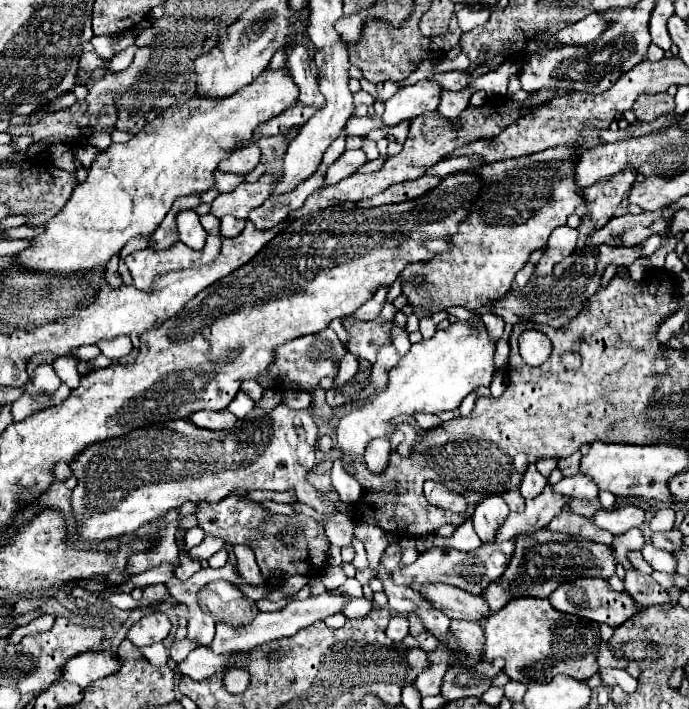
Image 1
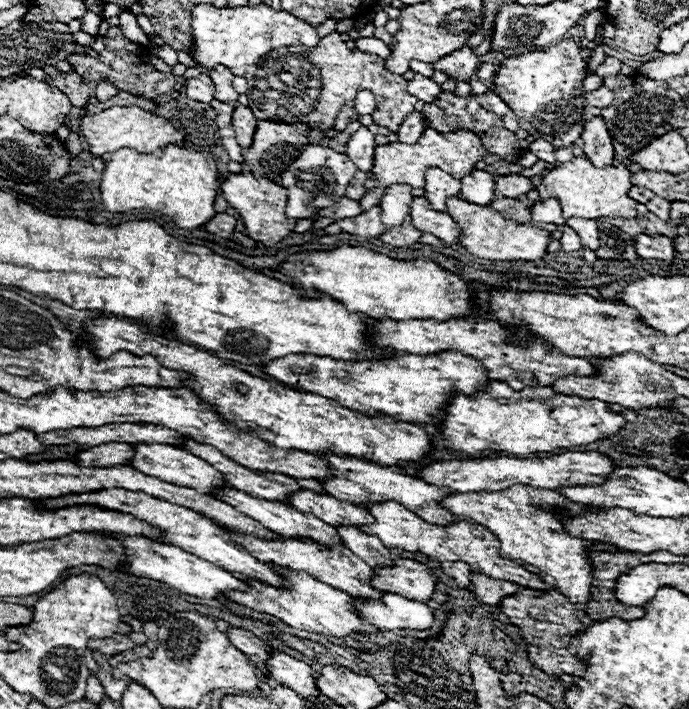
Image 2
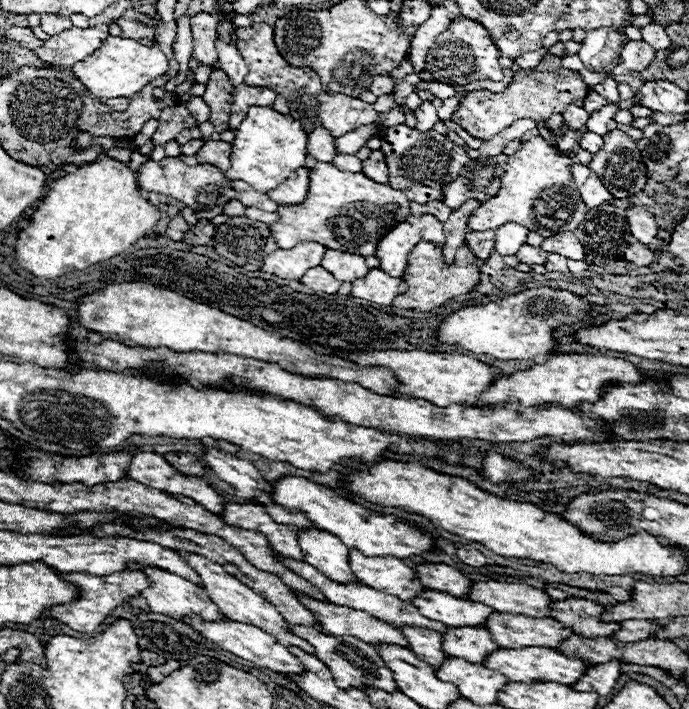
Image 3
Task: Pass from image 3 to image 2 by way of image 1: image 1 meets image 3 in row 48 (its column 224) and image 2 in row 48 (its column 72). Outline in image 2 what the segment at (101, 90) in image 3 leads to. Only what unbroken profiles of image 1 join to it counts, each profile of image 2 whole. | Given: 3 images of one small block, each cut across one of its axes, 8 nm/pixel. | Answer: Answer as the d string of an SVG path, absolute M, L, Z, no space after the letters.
M198 4L192 10L192 40L194 40L194 48L190 50L192 60L198 64L198 68L202 68L202 72L212 70L214 66L222 64L226 68L230 68L236 76L244 76L246 68L256 64L260 56L264 56L270 50L276 50L280 46L308 46L314 48L318 46L318 36L316 36L316 28L302 22L300 18L294 18L290 12L284 10L274 10L266 4L260 6L240 6L240 8L214 8L210 4Z

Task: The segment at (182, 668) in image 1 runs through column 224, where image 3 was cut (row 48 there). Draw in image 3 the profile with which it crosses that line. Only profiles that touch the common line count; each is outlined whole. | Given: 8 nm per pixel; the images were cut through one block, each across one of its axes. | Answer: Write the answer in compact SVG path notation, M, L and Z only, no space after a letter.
M654 22L646 24L640 28L640 32L642 32L642 40L654 46L654 50L668 50L672 46L666 30L660 24L654 24Z

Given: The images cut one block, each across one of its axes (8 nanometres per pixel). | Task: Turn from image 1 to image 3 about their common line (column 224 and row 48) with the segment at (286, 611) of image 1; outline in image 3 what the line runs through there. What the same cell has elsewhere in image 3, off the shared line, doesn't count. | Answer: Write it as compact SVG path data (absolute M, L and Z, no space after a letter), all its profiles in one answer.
M632 40L628 42L624 48L622 48L622 54L620 54L620 60L624 64L626 70L632 70L632 72L640 72L644 70L646 66L650 66L650 62L654 60L656 52L652 46L648 46L646 42L642 40Z

